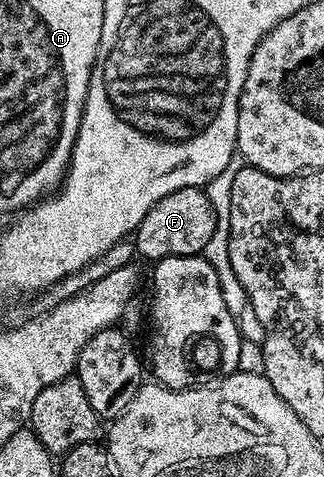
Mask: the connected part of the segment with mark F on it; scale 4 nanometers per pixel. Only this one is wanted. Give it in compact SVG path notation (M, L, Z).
M186 187L177 189L177 193L161 197L161 201L157 201L157 205L145 213L141 225L133 233L133 240L135 239L136 249L150 261L182 255L203 255L216 225L217 217L206 190Z

